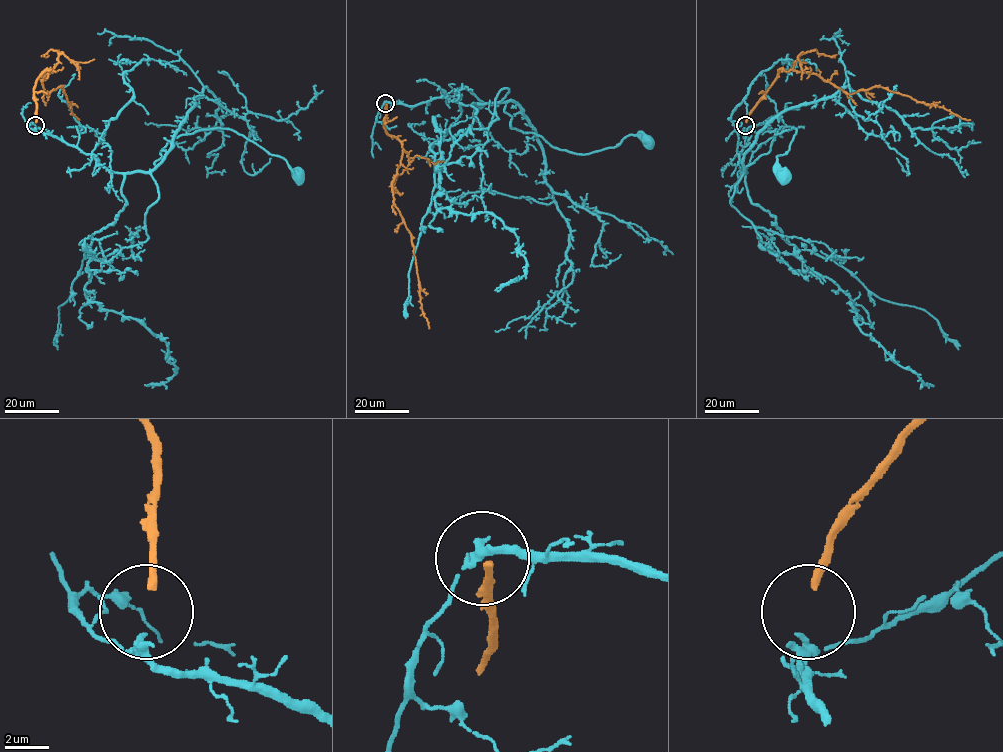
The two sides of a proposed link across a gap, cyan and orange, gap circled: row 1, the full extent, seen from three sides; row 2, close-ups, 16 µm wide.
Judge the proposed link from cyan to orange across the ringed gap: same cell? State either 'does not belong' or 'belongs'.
belongs

